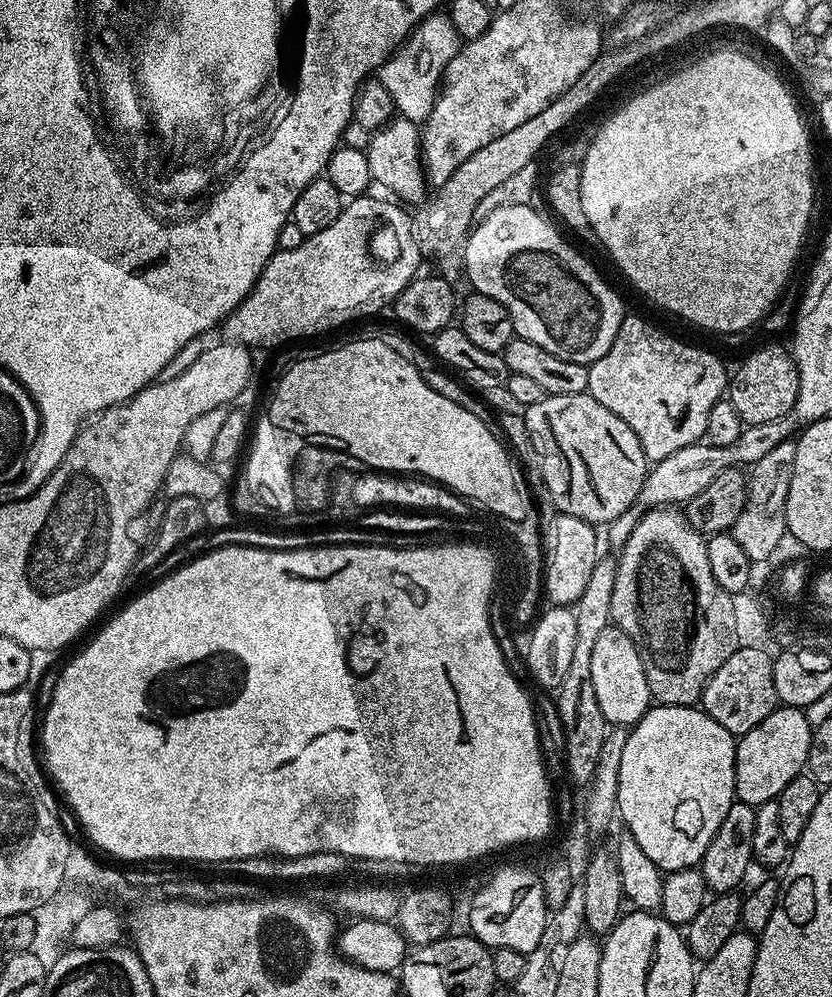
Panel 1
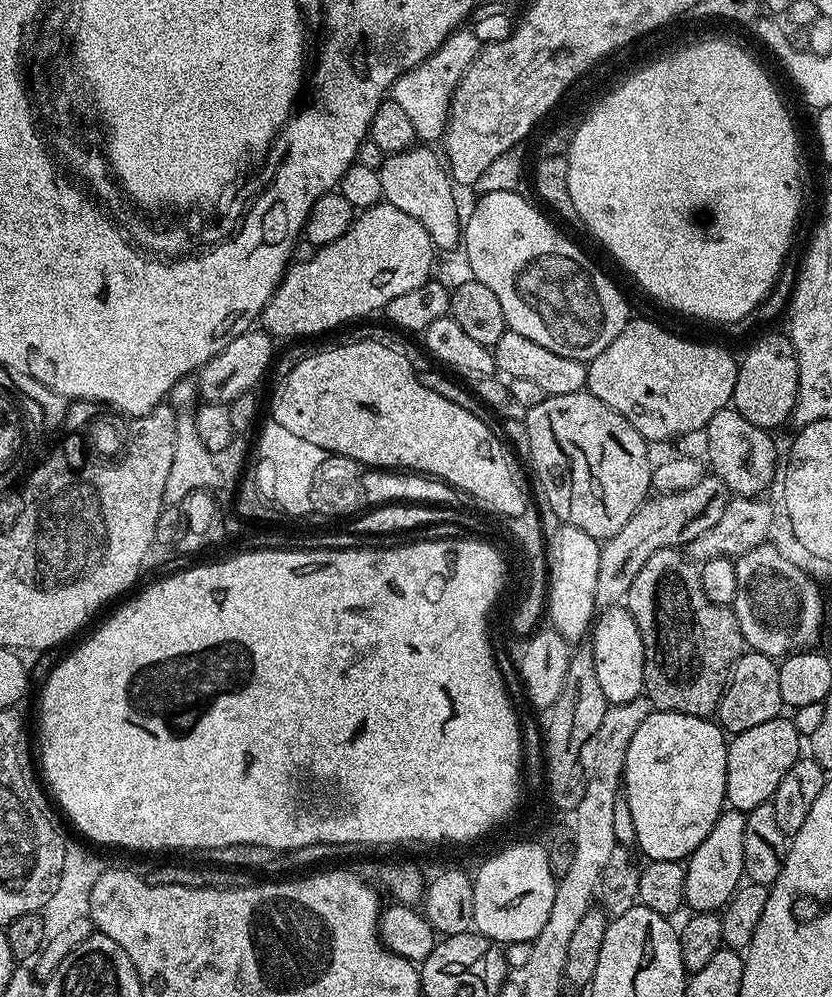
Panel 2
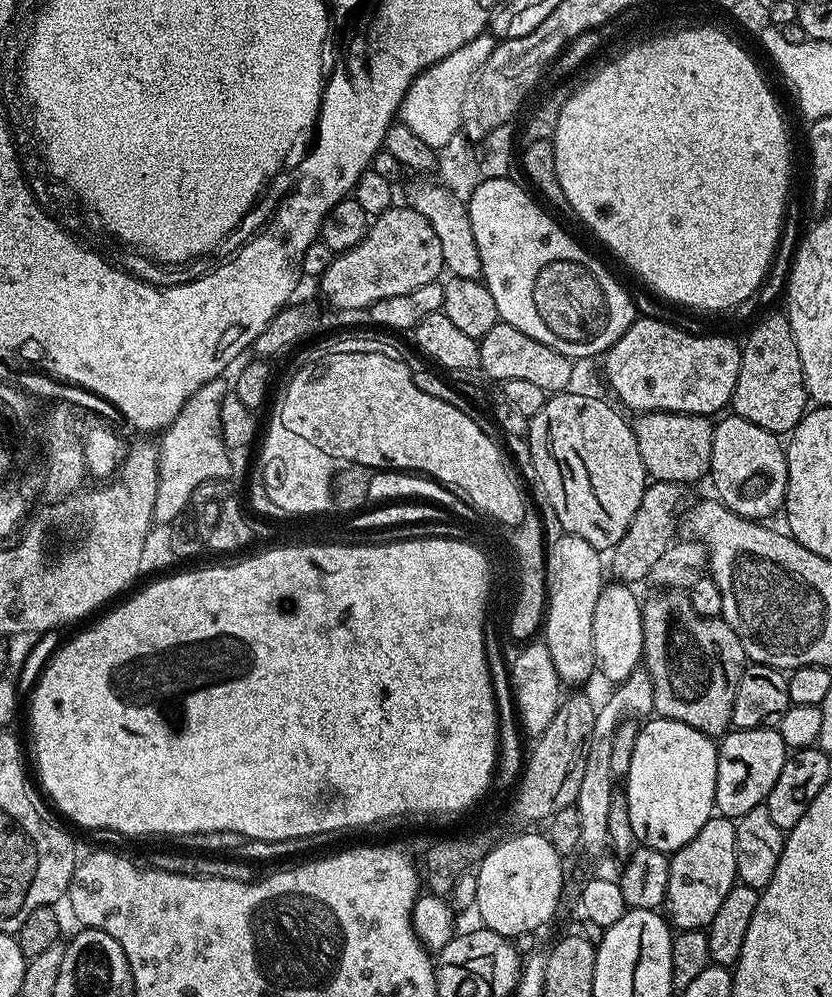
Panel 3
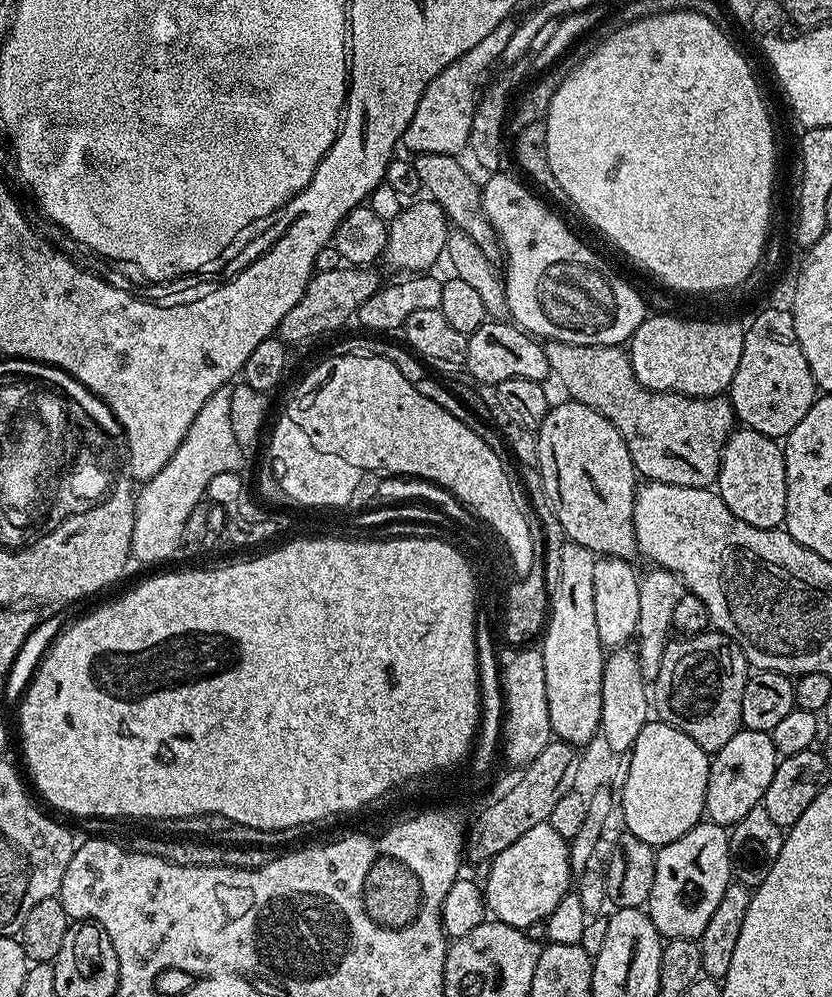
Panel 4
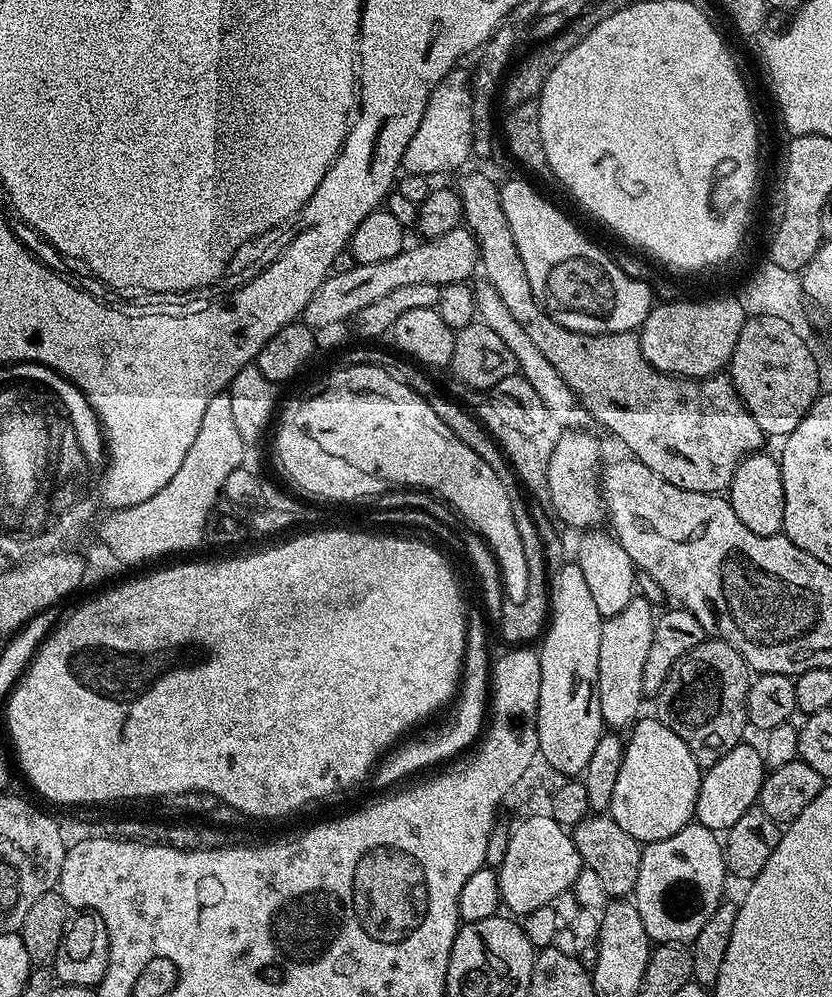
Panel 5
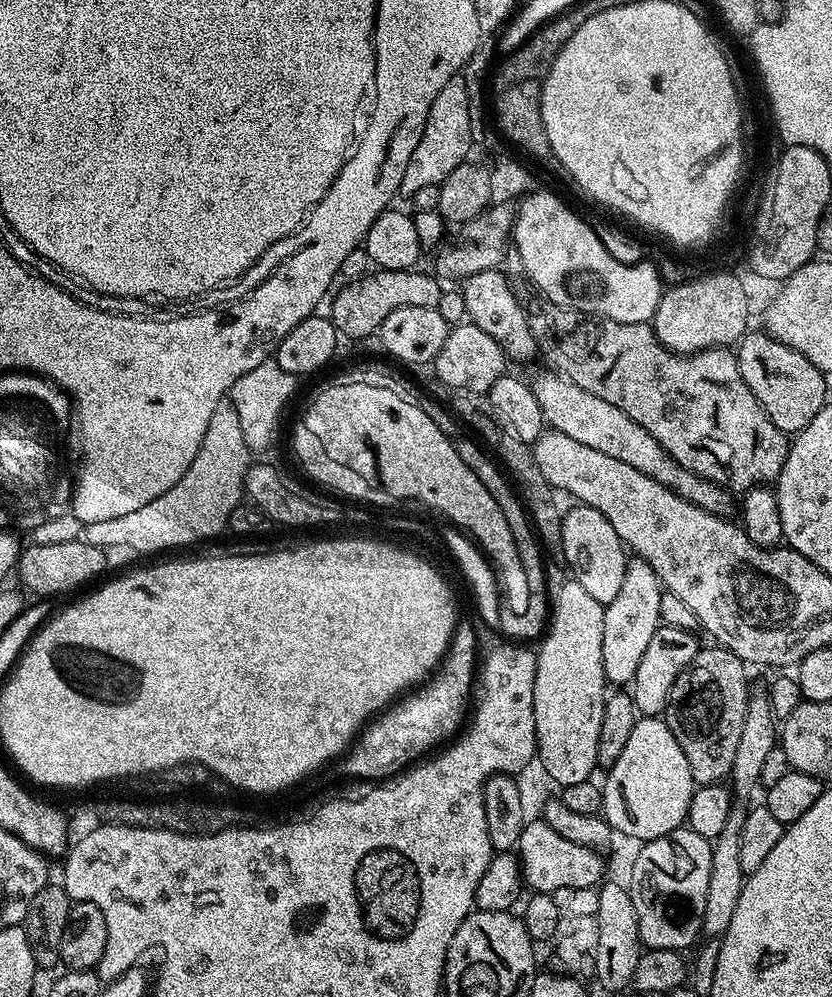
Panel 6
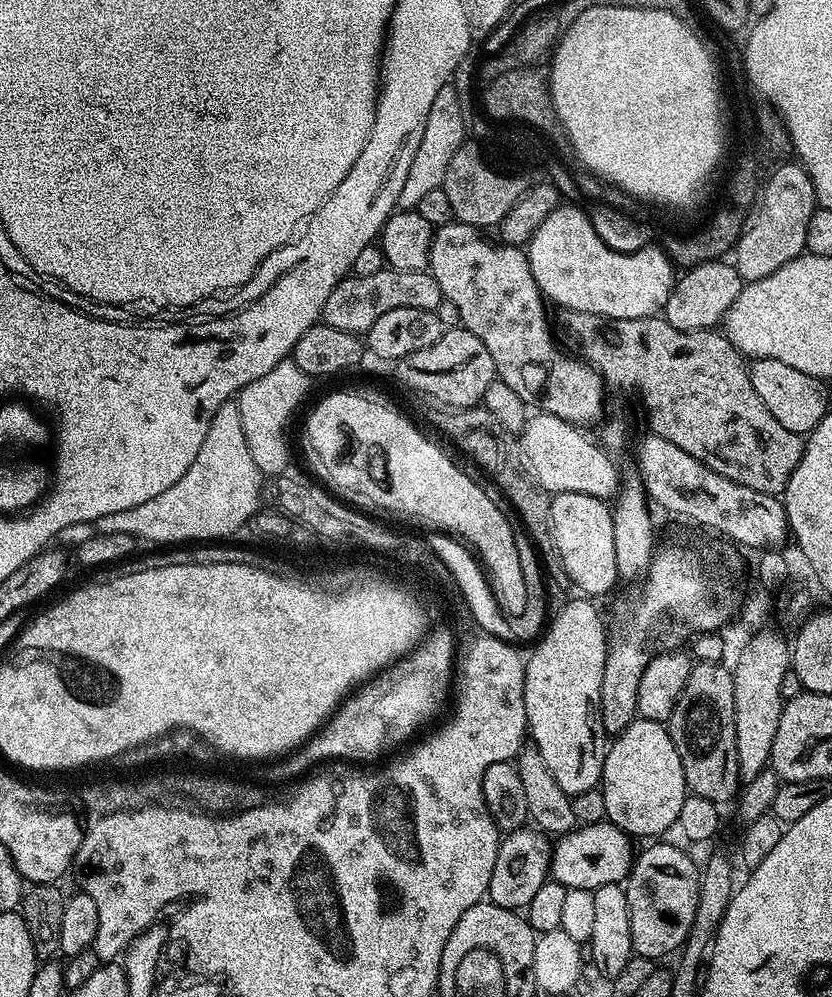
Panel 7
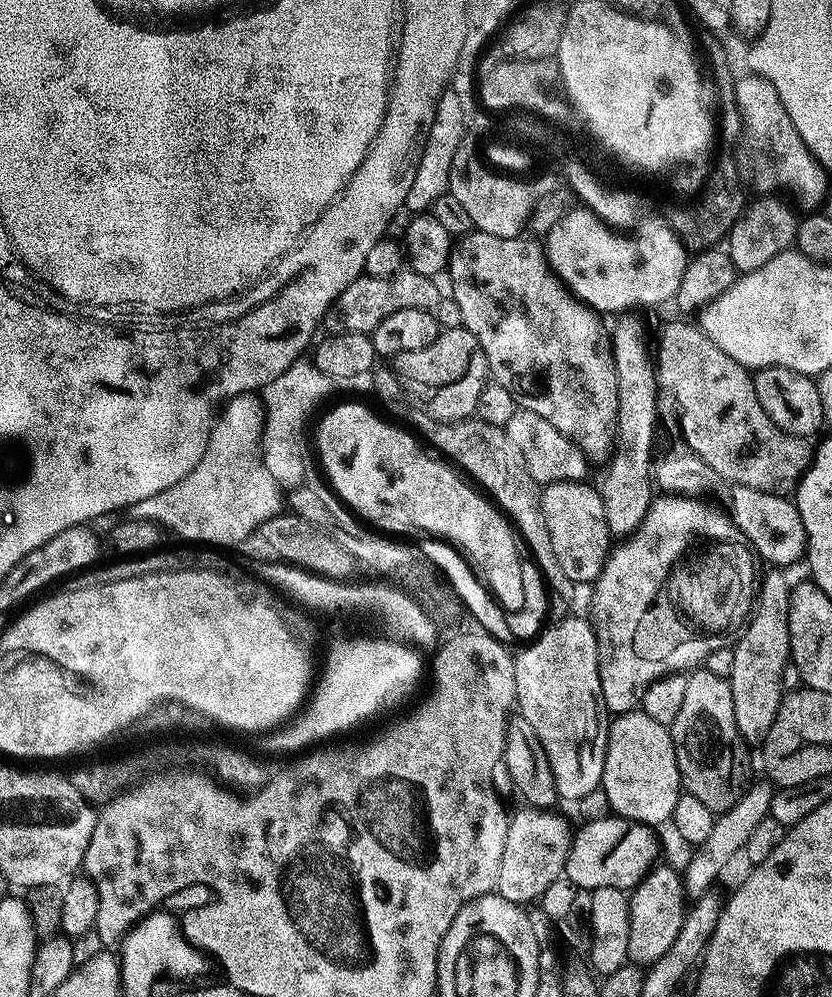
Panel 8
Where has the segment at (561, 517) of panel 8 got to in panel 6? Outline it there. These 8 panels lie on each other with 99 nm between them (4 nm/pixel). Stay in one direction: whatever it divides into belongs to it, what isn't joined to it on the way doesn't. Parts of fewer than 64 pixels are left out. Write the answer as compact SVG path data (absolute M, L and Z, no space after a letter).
M577 503L563 513L562 516L562 560L572 567L571 575L600 604L614 602L618 590L622 586L622 578L626 574L628 560L626 546L618 538L614 526L606 522L606 518L588 504Z

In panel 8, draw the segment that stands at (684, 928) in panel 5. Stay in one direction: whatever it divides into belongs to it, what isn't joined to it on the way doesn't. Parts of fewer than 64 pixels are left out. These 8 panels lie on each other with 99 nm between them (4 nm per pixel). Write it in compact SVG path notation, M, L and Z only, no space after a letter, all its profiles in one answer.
M655 867L635 888L631 889L628 909L630 910L630 946L628 958L633 965L650 966L658 962L670 950L678 930L682 930L686 911L684 881L681 873L672 868Z

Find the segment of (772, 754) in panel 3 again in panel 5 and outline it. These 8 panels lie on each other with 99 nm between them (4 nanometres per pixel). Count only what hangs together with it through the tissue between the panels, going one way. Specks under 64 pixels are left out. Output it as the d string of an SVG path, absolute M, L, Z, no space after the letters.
M748 742L740 743L734 750L730 750L730 754L718 758L718 762L714 762L714 766L710 766L700 777L700 789L694 813L695 823L706 826L711 832L717 834L727 833L728 828L734 826L734 822L738 822L738 818L742 818L742 814L746 814L746 810L753 808L759 801L760 787L765 775L766 769L761 749L759 747L751 748Z

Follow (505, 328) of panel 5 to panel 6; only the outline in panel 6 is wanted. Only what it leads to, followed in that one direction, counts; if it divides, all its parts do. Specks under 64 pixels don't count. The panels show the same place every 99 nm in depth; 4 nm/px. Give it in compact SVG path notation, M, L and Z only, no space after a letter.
M542 368L534 378L531 377L530 383L534 396L542 407L545 423L553 431L567 434L574 442L633 466L648 477L654 478L659 484L676 491L680 497L686 498L700 509L716 515L728 514L731 495L721 485L711 483L708 479L686 470L680 463L674 462L672 456L648 430L634 422L629 415L623 414L618 407L590 394L550 368Z

